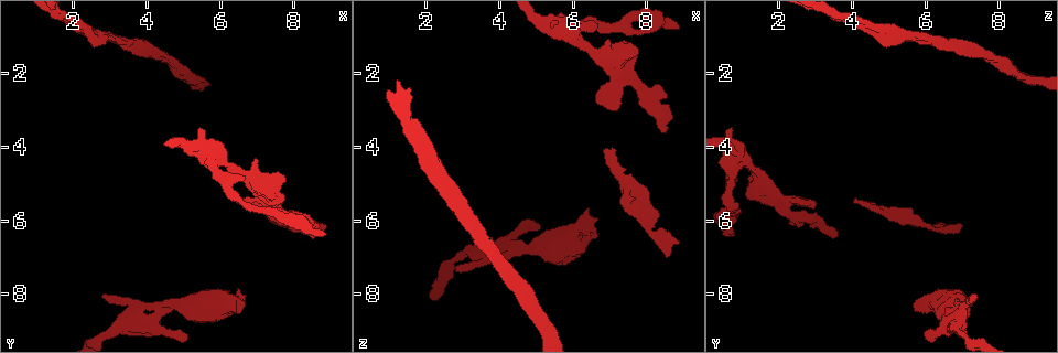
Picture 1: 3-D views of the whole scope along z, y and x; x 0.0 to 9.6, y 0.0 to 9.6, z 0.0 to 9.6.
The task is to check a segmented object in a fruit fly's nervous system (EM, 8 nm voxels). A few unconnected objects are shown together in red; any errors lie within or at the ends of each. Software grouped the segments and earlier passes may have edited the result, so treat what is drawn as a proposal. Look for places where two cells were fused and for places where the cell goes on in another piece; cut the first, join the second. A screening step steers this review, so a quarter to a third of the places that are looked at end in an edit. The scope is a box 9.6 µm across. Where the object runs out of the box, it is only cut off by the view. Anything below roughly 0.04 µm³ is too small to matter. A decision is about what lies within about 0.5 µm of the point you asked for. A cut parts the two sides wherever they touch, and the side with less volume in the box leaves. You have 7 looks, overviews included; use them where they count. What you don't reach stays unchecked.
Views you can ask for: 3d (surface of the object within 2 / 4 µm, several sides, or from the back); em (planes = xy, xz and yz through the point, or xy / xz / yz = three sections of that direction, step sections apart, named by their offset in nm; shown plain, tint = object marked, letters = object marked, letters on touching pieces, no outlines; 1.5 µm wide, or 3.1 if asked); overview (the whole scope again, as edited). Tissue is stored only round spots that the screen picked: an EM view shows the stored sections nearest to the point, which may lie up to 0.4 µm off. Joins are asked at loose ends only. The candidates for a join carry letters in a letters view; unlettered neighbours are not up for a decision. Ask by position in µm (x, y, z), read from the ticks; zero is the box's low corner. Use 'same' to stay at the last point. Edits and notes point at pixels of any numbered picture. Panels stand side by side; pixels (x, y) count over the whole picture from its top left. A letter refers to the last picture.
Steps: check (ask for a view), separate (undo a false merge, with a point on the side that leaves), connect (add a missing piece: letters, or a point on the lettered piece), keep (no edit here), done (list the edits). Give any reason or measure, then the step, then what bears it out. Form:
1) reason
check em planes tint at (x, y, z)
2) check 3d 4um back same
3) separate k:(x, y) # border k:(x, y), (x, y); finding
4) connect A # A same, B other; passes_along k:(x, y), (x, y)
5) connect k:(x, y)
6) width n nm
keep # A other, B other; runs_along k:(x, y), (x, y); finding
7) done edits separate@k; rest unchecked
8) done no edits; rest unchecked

check 3d 4um at (8.50, 6.35, 3.60)

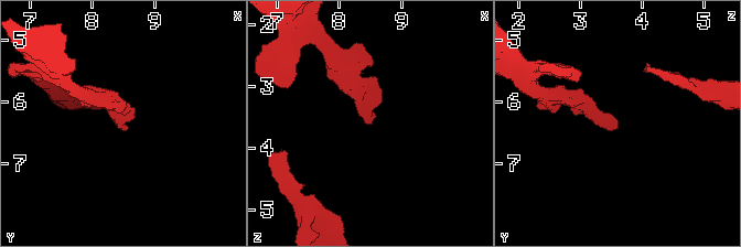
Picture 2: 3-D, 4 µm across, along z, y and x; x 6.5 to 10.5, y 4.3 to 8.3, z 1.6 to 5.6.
check em yz step 4 letters at (8.55, 6.40, 3.60)

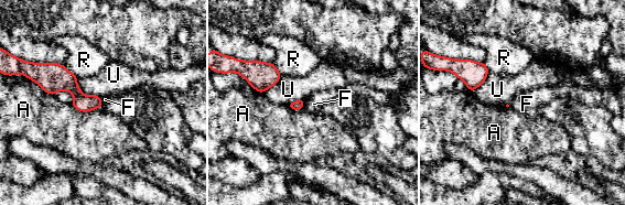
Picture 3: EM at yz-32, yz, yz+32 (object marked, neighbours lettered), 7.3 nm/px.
check em planes letters same

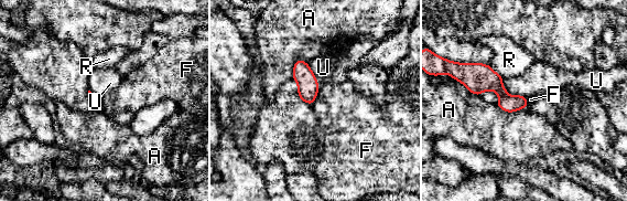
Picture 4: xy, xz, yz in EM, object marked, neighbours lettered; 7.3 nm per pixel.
keep # A other, F other, R other, U other; none of them fits

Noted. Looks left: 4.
a narrow waist
check em planes plain at (8.05, 6.25, 6.35)

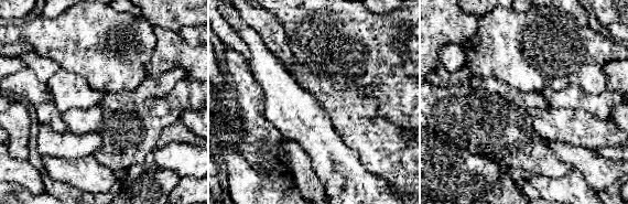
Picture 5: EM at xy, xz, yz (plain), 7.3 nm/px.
see the neighbours
check em planes letters same

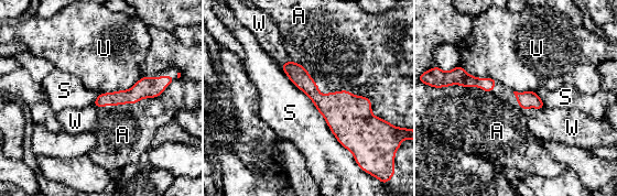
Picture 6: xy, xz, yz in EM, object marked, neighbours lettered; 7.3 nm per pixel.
longest_contact S 800 nm
keep # A other, S other, U other, W other; border 6:(284, 73), (310, 98), (355, 160); all the same cell

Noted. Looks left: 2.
narrows sharply
check em planes tint at (4.55, 8.40, 6.75)

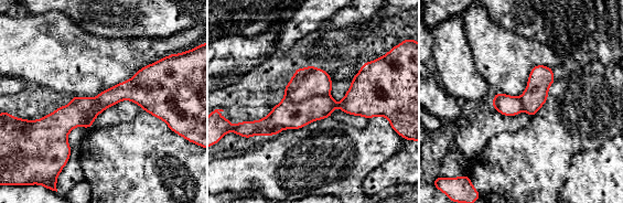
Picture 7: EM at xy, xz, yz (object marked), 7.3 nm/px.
check em planes letters same

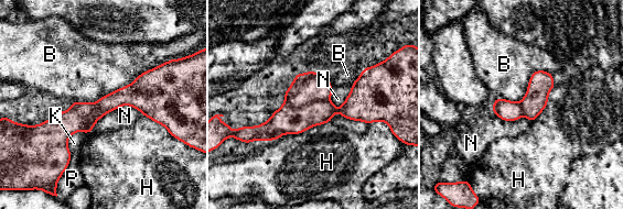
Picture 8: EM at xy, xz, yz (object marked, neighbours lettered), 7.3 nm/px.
separate 8:(310, 87) # B other, H other, K other, N other, P other; border 8:(329, 98), (298, 107), (285, 103); a second cell is stuck on

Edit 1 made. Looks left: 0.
done edits separate@8; rest unchecked

